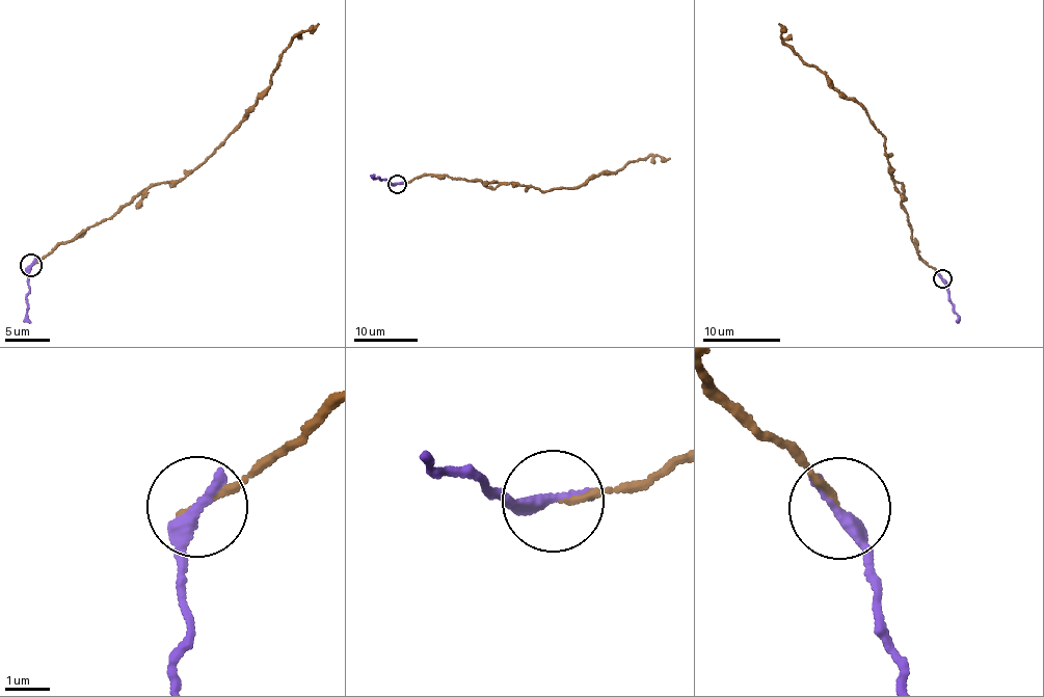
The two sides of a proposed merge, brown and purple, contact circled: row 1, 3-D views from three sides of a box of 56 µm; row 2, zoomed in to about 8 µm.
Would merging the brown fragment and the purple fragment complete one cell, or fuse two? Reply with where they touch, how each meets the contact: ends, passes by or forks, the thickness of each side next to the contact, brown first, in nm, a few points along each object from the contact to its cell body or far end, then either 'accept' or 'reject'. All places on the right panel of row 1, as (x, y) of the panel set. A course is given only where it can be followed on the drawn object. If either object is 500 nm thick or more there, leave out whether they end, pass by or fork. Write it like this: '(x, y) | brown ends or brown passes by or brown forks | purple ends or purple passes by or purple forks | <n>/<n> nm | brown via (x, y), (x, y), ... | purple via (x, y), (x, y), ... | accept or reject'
(942, 278) | brown ends | purple ends | 160/400 nm | brown via (941, 278), (915, 252), (900, 183), (887, 172), (881, 134), (863, 107), (785, 44), (779, 24) | purple via (941, 278), (958, 317), (956, 321) | reject

